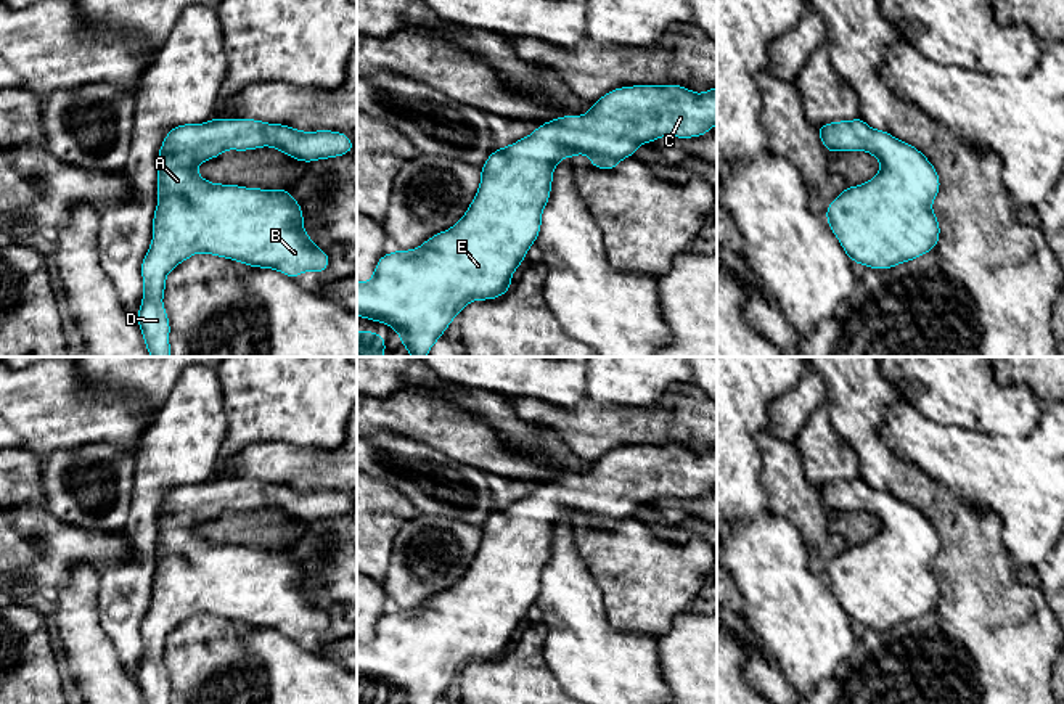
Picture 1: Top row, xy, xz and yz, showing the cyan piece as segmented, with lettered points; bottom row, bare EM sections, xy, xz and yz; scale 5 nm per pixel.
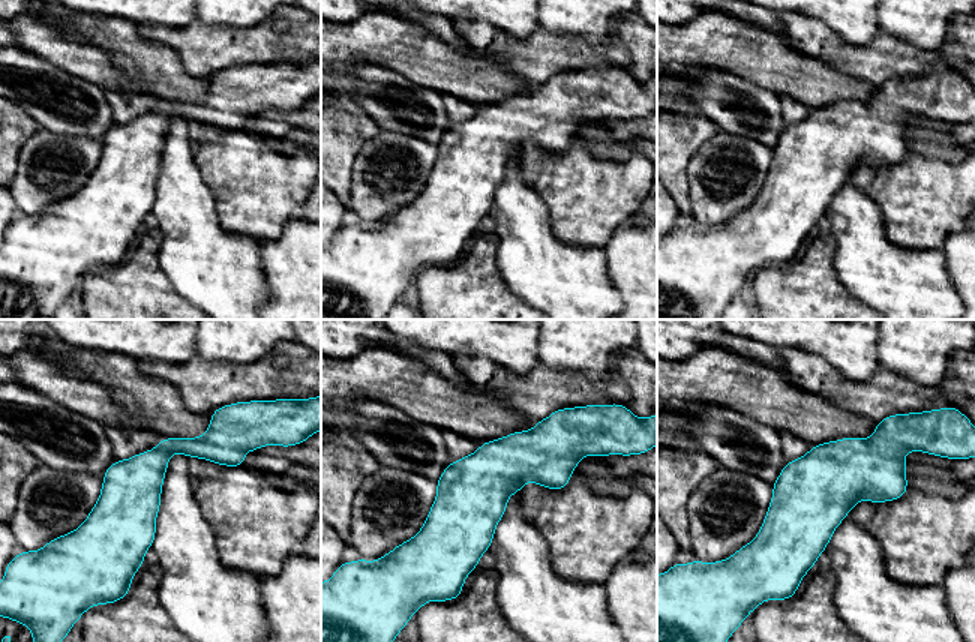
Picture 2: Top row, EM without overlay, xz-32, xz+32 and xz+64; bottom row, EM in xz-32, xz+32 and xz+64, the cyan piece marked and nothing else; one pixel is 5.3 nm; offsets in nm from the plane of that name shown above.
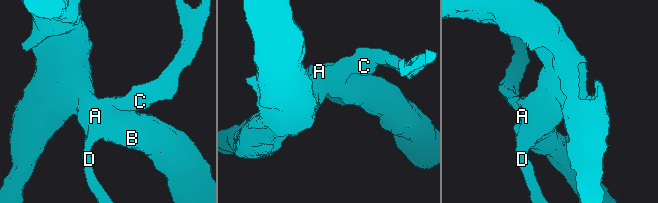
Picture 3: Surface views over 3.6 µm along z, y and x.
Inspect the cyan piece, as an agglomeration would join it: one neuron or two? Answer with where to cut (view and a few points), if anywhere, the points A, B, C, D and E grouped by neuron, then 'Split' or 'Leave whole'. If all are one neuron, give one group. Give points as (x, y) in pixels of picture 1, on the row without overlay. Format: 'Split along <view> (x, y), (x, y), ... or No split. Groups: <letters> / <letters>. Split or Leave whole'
No split. Groups: A B C D E. Leave whole

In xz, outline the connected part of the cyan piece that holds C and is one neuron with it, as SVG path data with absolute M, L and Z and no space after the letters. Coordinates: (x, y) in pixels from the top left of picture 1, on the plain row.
M678 444L619 447L591 463L587 474L564 474L540 484L530 495L490 513L481 527L481 545L476 556L452 588L432 595L416 609L399 609L379 617L371 640L357 641L357 677L392 686L400 704L436 704L469 662L498 659L513 648L514 630L526 620L529 608L538 598L542 574L550 561L555 526L566 516L574 521L579 513L583 513L591 527L614 530L622 519L632 518L640 505L656 501L661 497L704 497L715 484L717 447L699 455Z

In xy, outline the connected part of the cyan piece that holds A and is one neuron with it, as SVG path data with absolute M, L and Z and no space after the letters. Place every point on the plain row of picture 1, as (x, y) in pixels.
M214 477L203 484L172 487L158 511L159 558L153 575L153 601L140 625L145 653L135 677L145 704L169 704L170 681L162 665L166 636L193 614L212 614L248 627L278 630L293 640L309 630L321 635L328 628L329 616L305 593L302 567L288 553L288 546L264 550L212 543L196 532L201 522L215 519L227 510L249 511L262 506L309 524L344 516L355 503L344 492L302 492L284 484L246 477Z

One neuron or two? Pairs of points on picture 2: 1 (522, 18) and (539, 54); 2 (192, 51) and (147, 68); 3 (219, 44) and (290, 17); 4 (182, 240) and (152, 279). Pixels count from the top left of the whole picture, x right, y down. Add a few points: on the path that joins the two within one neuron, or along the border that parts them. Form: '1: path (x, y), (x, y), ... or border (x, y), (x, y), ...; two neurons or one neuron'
1: border (495, 26), (513, 38), (528, 38), (539, 27); two neurons
2: border (149, 39), (170, 47), (189, 74), (210, 75); two neurons
3: path (237, 44), (263, 44), (272, 35); one neuron
4: border (156, 264), (182, 296); two neurons

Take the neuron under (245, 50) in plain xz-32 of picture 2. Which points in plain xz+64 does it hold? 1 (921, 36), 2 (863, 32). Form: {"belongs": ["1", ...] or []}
{"belongs": []}

